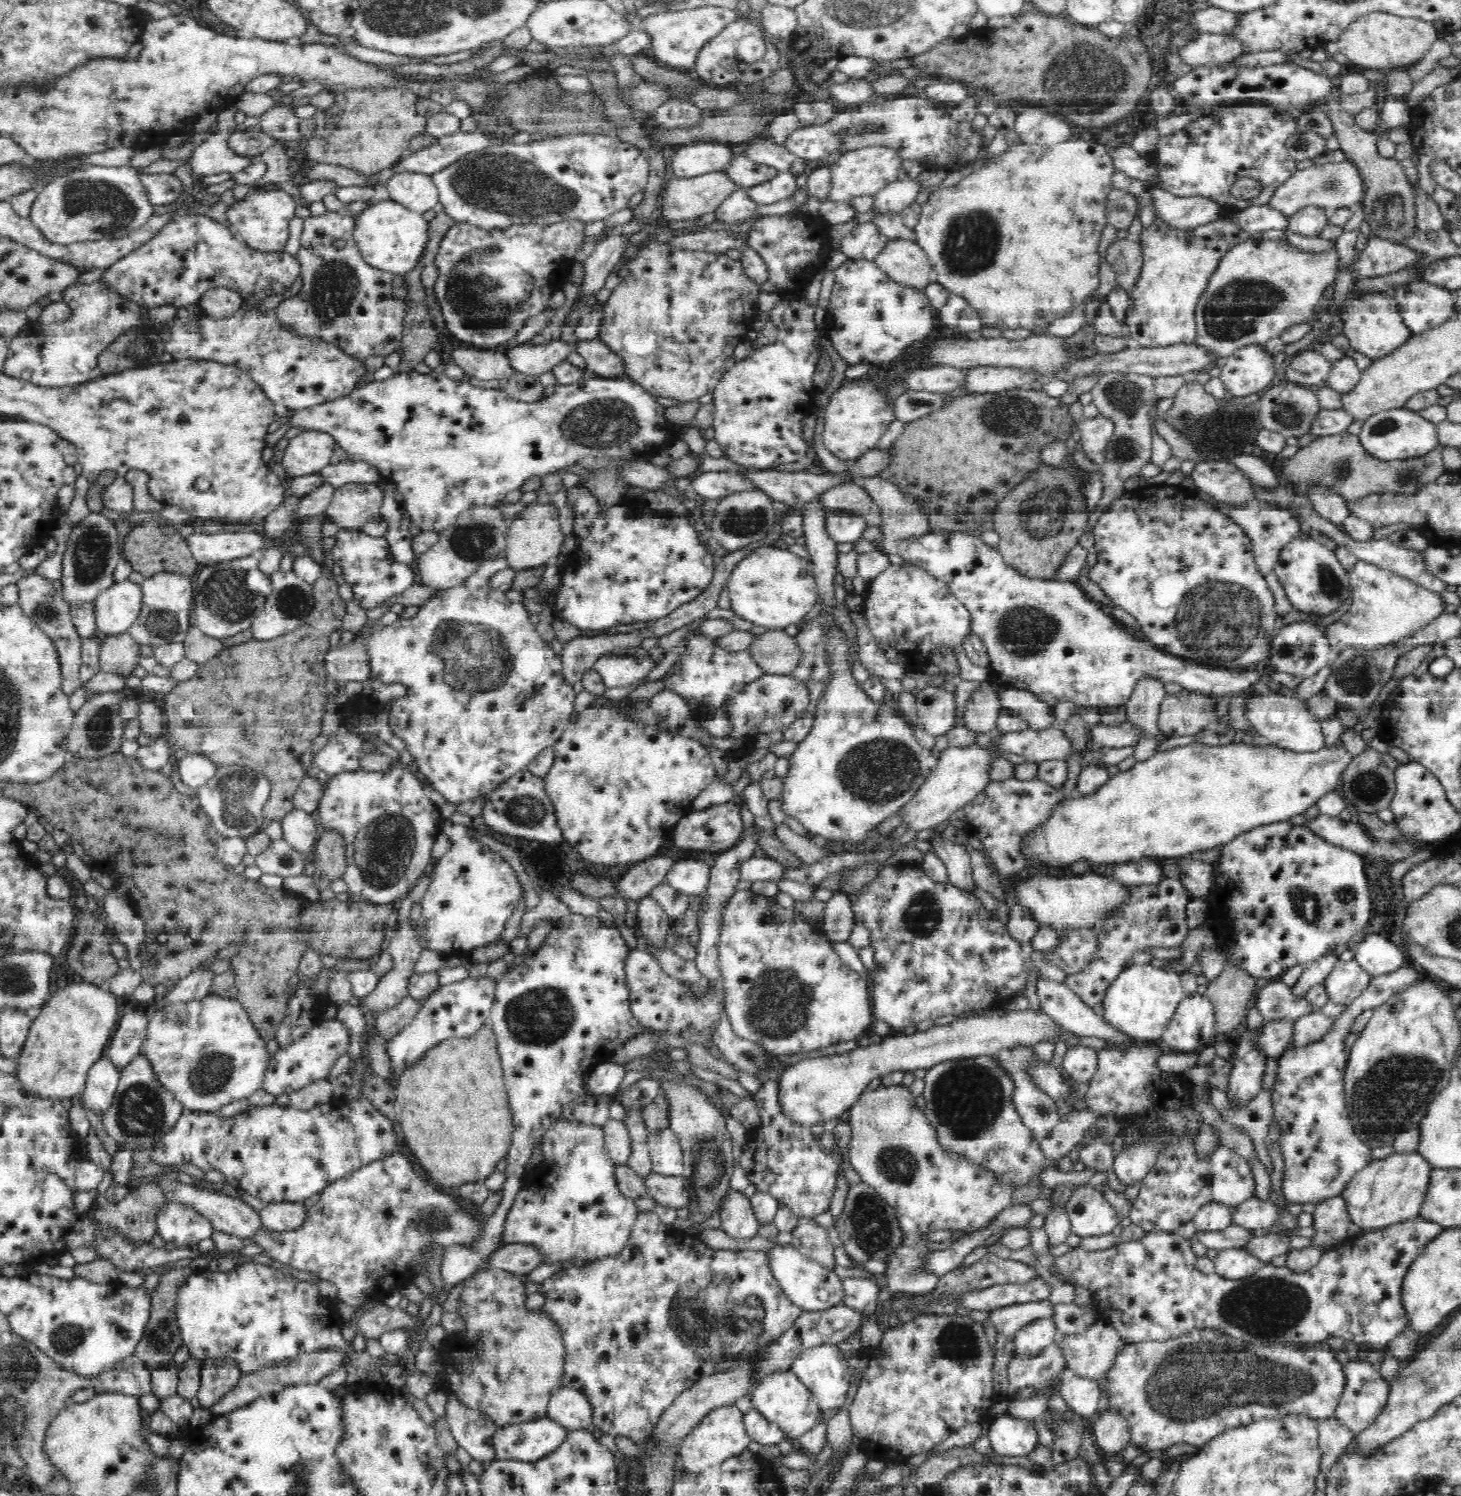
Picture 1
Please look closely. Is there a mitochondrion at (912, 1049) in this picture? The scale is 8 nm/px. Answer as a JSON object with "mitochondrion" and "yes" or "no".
{"mitochondrion":"no"}

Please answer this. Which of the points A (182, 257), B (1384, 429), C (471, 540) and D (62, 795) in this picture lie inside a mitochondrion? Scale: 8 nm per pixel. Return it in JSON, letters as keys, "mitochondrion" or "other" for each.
{"A":"other","B":"mitochondrion","C":"mitochondrion","D":"other"}

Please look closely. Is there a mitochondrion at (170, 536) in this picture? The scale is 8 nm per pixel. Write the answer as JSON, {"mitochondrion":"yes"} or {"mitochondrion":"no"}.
{"mitochondrion":"no"}

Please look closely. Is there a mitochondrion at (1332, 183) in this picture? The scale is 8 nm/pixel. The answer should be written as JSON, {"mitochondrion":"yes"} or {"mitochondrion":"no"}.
{"mitochondrion":"yes"}

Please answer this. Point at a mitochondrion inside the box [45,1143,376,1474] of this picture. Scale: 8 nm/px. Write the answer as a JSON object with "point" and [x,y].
{"point":[64,1340]}

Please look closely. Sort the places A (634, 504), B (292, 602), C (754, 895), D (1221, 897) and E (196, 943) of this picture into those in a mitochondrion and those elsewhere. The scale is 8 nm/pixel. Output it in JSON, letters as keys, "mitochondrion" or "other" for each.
{"A":"other","B":"mitochondrion","C":"other","D":"other","E":"other"}

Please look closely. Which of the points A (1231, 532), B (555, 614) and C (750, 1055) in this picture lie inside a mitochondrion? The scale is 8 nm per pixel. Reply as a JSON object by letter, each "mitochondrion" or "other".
{"A":"other","B":"other","C":"mitochondrion"}

